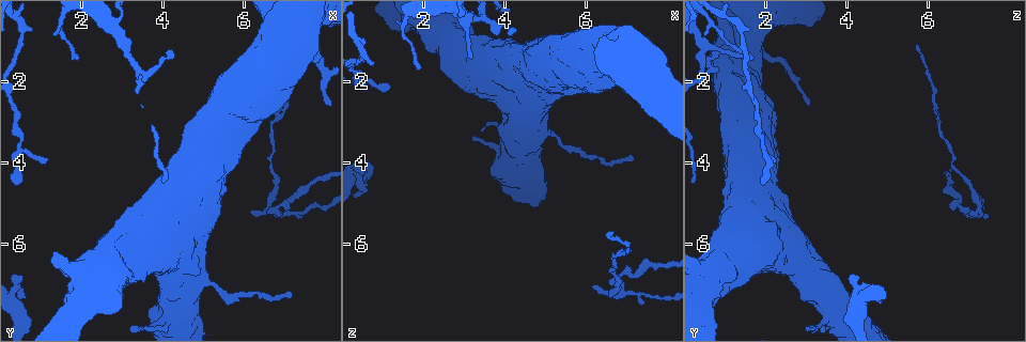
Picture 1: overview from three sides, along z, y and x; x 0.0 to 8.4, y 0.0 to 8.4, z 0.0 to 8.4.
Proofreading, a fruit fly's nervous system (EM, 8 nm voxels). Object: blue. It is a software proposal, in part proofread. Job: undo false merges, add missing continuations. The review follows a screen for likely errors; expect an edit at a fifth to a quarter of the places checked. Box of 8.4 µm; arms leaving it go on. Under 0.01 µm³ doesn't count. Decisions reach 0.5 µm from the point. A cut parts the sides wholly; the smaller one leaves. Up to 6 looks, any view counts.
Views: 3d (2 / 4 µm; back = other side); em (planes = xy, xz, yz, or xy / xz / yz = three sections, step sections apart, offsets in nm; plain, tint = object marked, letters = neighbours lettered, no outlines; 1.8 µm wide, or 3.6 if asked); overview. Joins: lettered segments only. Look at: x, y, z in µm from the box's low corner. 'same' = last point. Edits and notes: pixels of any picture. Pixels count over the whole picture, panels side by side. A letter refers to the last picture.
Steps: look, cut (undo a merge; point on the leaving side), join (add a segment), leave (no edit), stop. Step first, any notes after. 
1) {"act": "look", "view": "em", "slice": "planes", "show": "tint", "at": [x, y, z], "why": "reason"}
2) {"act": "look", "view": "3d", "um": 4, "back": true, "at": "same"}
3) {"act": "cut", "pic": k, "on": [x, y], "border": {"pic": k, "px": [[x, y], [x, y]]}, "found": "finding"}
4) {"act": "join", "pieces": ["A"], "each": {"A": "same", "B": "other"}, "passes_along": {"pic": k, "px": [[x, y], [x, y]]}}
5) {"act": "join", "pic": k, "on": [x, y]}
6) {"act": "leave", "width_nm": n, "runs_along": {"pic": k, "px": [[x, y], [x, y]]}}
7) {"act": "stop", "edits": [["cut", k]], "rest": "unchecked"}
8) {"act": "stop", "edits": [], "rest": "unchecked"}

{"act": "look", "view": "em", "slice": "xz", "step": 4, "show": "letters", "at": [6.55, 1.10, 5.70], "why": "long arm stops here"}

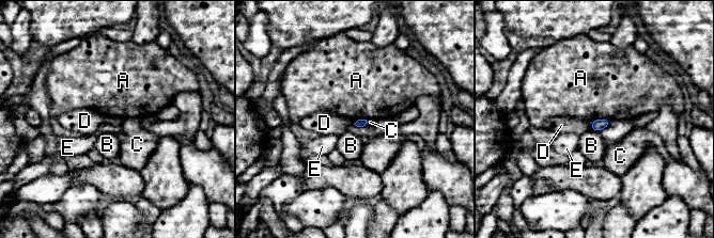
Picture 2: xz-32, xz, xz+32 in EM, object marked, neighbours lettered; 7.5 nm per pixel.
{"act": "look", "view": "em", "slice": "planes", "show": "letters", "at": "same", "why": "cut it another way"}

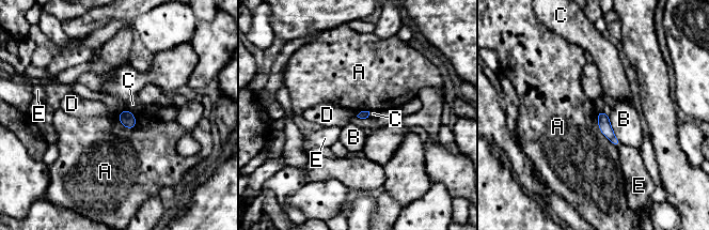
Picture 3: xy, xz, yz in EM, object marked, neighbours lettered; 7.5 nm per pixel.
{"act": "leave", "longest_contact_nm": ["B", 220], "each": {"A": "other", "B": "other", "C": "other", "D": "other", "E": "other"}, "runs_along": {"pic": 3, "px": [[600, 114], [607, 131], [616, 142]]}, "found": "no lettered segment goes on from it"}

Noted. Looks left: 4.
{"act": "look", "view": "em", "slice": "planes", "show": "tint", "at": [3.20, 1.40, 1.45], "why": "thin end"}

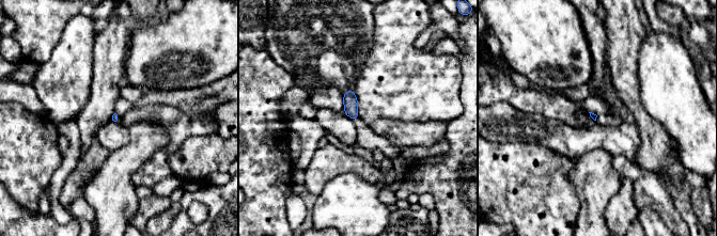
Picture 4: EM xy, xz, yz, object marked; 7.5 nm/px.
{"act": "look", "view": "em", "slice": "planes", "show": "letters", "at": "same", "why": "what lies round it"}

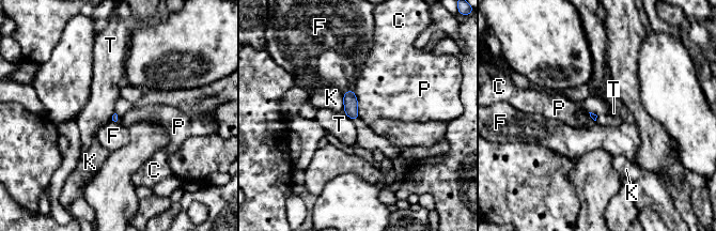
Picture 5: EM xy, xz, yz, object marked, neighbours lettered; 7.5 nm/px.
{"act": "leave", "longest_contact_nm": ["P", 200], "each": {"C": "other", "F": "other", "K": "other", "P": "other", "T": "other"}, "found": "no lettered segment goes on from it"}

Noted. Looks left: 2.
{"act": "look", "view": "em", "slice": "planes", "show": "letters", "at": [0.55, 7.15, 4.65], "why": "thick end"}

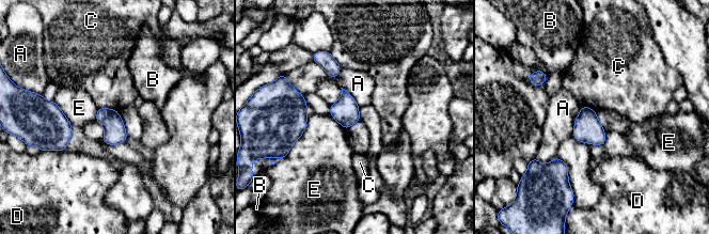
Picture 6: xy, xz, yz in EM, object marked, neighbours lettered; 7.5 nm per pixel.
{"act": "leave", "each": {"A": "other", "B": "other", "C": "other", "D": "other", "E": "other"}, "border": {"pic": 6, "px": [[98, 107], [117, 111]]}, "found": "none of them fits"}

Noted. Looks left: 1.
{"act": "stop", "edits": [], "rest": "unchecked"}

